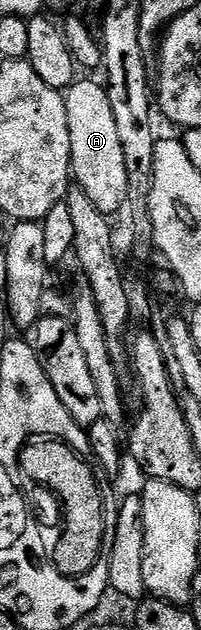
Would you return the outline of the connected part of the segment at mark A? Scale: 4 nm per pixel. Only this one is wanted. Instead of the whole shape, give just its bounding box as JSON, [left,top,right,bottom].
[64,79,129,214]

